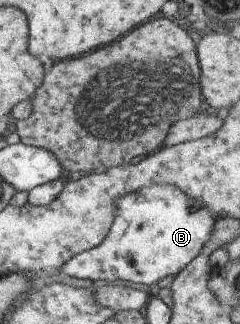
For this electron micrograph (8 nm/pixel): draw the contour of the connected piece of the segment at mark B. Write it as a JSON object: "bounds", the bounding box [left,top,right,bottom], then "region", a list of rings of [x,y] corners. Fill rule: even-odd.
{"bounds":[62,187,214,286],"region":[[[143,187],[118,199],[110,229],[101,244],[72,256],[62,266],[62,272],[73,278],[123,280],[149,286],[187,266],[212,237],[214,222],[206,208],[193,209],[190,198],[175,187]]]}

